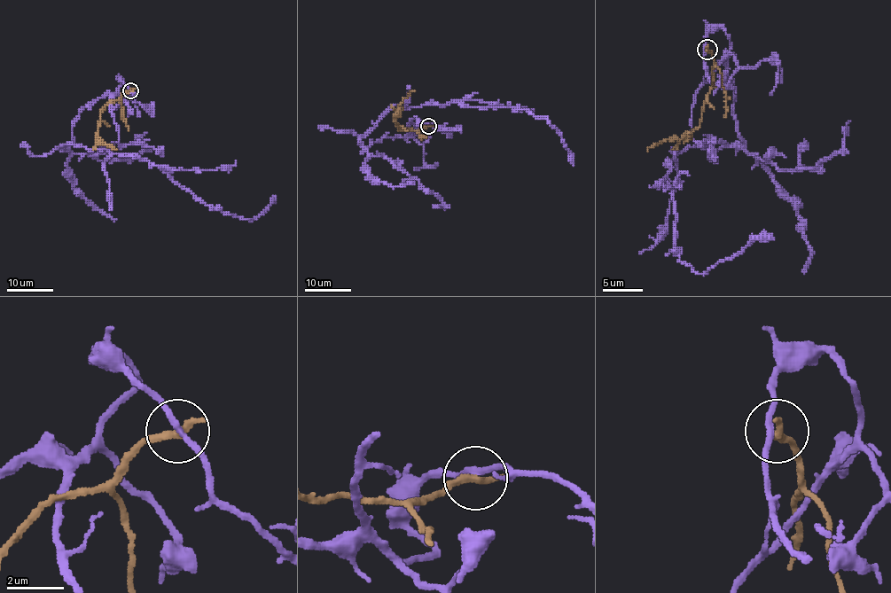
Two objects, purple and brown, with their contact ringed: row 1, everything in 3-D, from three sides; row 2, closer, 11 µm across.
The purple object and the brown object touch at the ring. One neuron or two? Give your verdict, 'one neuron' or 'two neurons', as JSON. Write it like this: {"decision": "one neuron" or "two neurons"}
{"decision": "two neurons"}

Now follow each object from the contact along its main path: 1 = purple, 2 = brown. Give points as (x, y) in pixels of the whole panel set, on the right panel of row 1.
1: (706, 49), (720, 27), (744, 143), (671, 151), (676, 252), (704, 274), (774, 237)
2: (707, 49), (714, 58), (714, 66), (699, 125), (679, 139), (665, 139), (647, 151)

